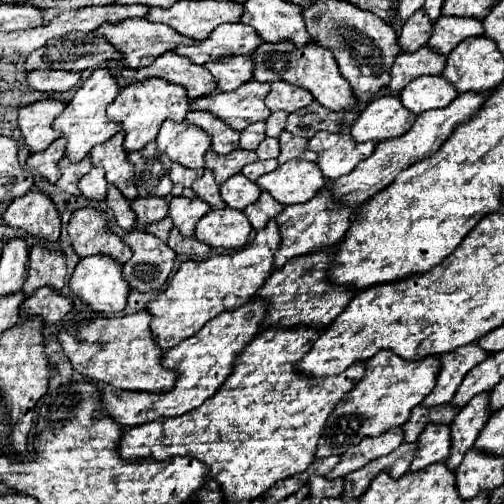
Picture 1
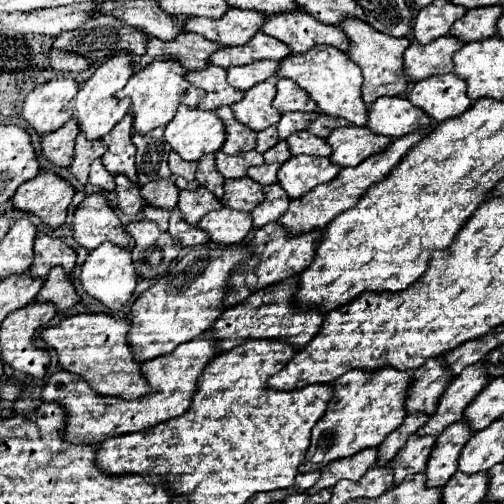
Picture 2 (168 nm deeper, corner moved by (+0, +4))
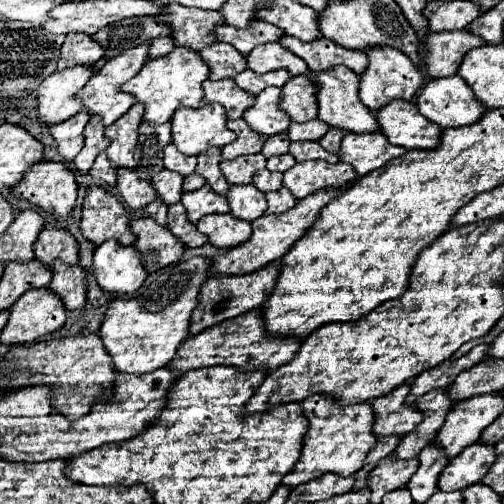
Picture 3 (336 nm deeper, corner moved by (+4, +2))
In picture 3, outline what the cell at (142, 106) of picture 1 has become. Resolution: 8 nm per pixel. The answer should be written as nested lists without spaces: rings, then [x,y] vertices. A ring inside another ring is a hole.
[[[174,48],[162,58],[148,60],[142,70],[130,78],[122,90],[132,94],[144,106],[144,122],[162,124],[168,122],[176,108],[198,108],[202,102],[202,82],[208,78],[208,66],[190,48]]]

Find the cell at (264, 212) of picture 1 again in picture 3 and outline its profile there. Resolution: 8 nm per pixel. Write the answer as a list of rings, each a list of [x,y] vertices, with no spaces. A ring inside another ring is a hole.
[[[280,188],[276,192],[268,192],[266,194],[266,202],[268,202],[268,214],[278,214],[278,212],[286,212],[288,208],[292,208],[296,204],[296,198],[286,190],[286,188]]]

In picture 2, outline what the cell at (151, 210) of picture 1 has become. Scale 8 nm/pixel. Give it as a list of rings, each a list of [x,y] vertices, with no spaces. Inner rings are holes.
[[[162,178],[162,180],[154,180],[148,182],[140,188],[142,198],[154,206],[154,208],[164,208],[164,210],[174,210],[178,204],[178,188],[174,184],[174,180],[170,178]]]

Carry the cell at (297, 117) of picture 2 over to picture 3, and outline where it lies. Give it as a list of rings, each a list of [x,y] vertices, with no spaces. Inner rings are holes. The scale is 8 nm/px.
[[[314,118],[314,120],[308,120],[304,124],[298,124],[298,122],[290,122],[290,128],[288,128],[288,136],[290,140],[318,140],[322,138],[326,132],[328,132],[328,124]]]

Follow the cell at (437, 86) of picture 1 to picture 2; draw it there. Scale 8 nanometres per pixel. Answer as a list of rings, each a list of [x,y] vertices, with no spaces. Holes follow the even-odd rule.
[[[452,72],[416,82],[406,98],[436,122],[462,116],[472,106],[466,96],[466,82]]]

